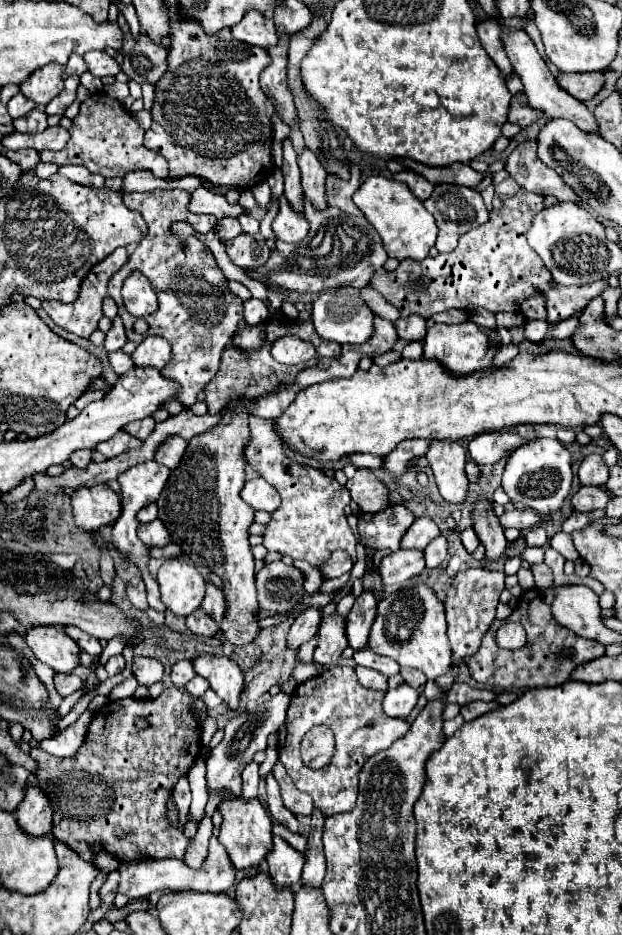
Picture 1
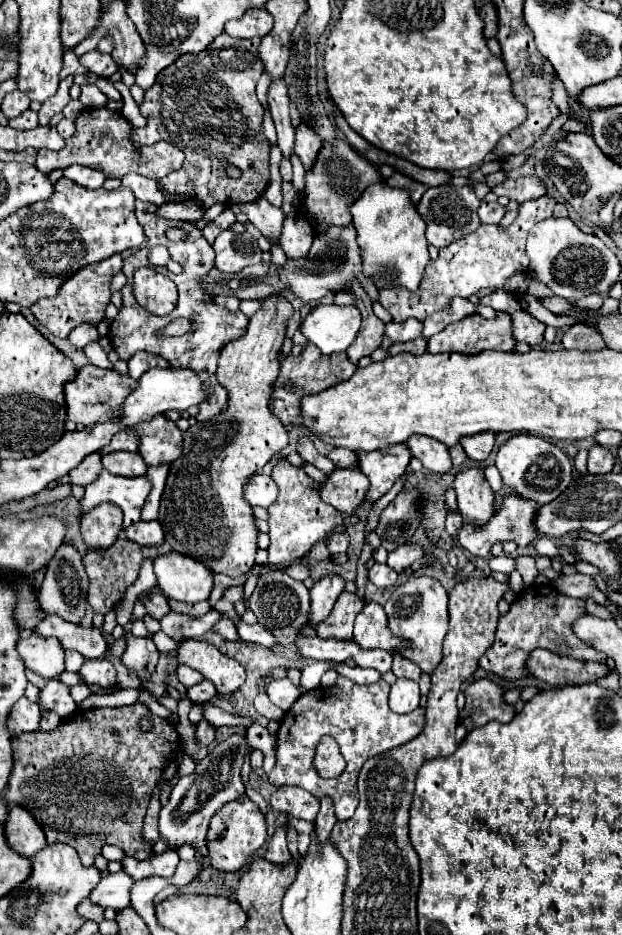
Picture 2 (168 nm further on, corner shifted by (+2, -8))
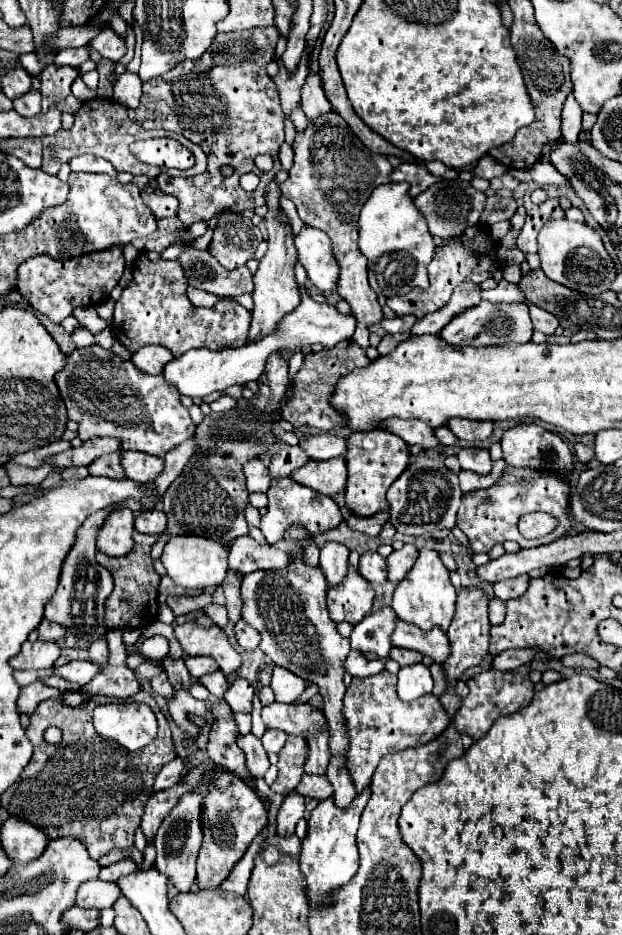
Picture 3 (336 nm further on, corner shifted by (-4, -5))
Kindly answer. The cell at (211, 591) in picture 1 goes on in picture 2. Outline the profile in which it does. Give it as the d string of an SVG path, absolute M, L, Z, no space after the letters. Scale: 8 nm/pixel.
M224 615L222 621L214 627L214 631L220 633L226 641L238 641L238 639L240 639L240 635L238 635L238 631L236 631L236 625L234 625L232 619L228 619L226 615Z

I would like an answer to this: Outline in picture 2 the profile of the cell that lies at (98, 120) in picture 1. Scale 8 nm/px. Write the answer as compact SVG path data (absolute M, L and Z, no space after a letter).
M108 107L84 109L84 111L80 111L80 115L76 117L74 123L76 123L76 133L70 139L66 139L66 145L60 151L38 149L36 167L42 173L50 173L54 169L66 169L72 163L80 163L80 165L104 171L104 175L112 177L112 179L122 179L124 175L134 171L134 173L140 173L144 177L158 181L164 175L178 171L184 163L184 153L166 141L158 141L154 145L142 147L140 153L136 153L132 141L128 139L132 127L120 111L110 111Z

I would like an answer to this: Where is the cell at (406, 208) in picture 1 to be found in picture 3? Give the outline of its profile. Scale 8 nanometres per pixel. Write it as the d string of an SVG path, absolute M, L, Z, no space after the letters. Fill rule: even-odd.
M406 182L400 184L386 184L378 186L370 198L366 200L362 212L360 212L360 250L368 258L368 280L376 294L394 296L394 294L406 294L412 288L428 288L428 264L434 254L434 240L428 232L424 216L414 208L414 202L408 194L410 186ZM398 254L396 268L386 266L378 268L378 260L382 256Z

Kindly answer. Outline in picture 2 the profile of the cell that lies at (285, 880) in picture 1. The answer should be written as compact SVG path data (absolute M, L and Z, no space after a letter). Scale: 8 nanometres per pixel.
M282 825L274 831L274 835L270 837L268 845L266 845L266 853L264 857L272 863L278 863L278 865L286 865L290 863L290 851L286 847L286 831L288 831L288 825Z

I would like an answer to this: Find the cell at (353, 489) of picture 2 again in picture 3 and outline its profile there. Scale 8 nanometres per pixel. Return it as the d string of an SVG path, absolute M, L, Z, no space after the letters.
M334 458L334 460L310 460L304 468L296 470L292 478L308 488L314 488L320 494L334 496L334 494L344 494L346 480L348 480L348 468L346 460Z

